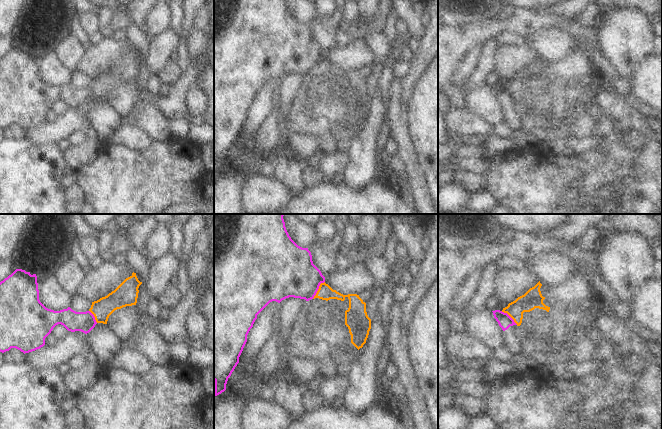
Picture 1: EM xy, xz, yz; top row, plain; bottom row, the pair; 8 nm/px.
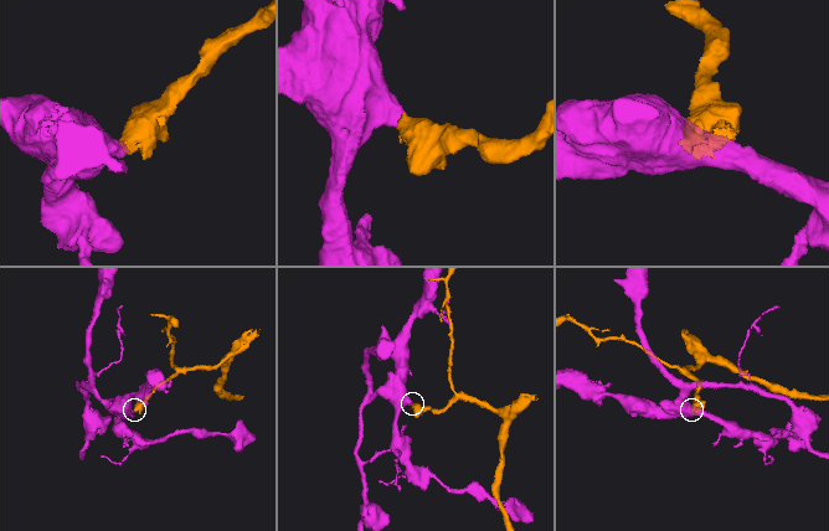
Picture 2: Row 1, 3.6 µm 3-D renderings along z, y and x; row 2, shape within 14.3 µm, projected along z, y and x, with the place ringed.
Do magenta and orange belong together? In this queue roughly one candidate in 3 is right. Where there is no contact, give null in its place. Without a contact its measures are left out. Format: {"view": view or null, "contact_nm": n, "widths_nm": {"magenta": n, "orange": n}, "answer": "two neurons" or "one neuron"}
{"view": "xz", "contact_nm": 170, "widths_nm": {"magenta": 380, "orange": 120}, "answer": "two neurons"}

